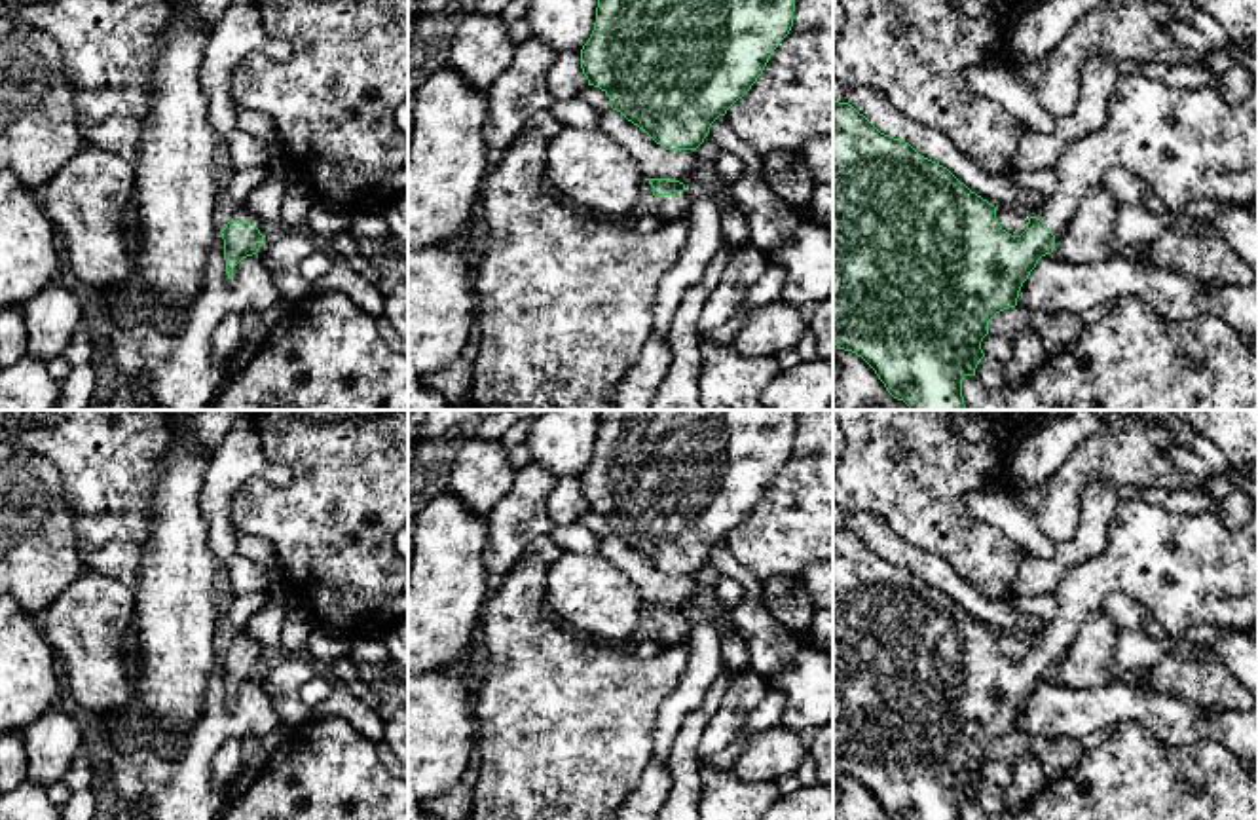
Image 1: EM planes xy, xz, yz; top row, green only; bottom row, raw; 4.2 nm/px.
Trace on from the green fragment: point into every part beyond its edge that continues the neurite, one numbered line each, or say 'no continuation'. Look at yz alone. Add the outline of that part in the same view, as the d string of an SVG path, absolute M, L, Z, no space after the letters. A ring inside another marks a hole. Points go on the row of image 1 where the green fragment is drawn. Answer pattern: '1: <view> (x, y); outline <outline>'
1: yz (1190, 145); outline M1119 74L1104 123L1055 159L1057 188L1034 216L1057 237L1087 192L1116 167L1146 180L1173 213L1186 213L1197 201L1258 207L1258 78L1243 102L1228 104L1214 85L1188 89L1142 74Z

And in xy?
1: xy (243, 213); outline M247 203L237 205L237 209L233 213L233 220L254 224L262 235L269 233L268 228L264 226L264 222L258 218L258 214Z

